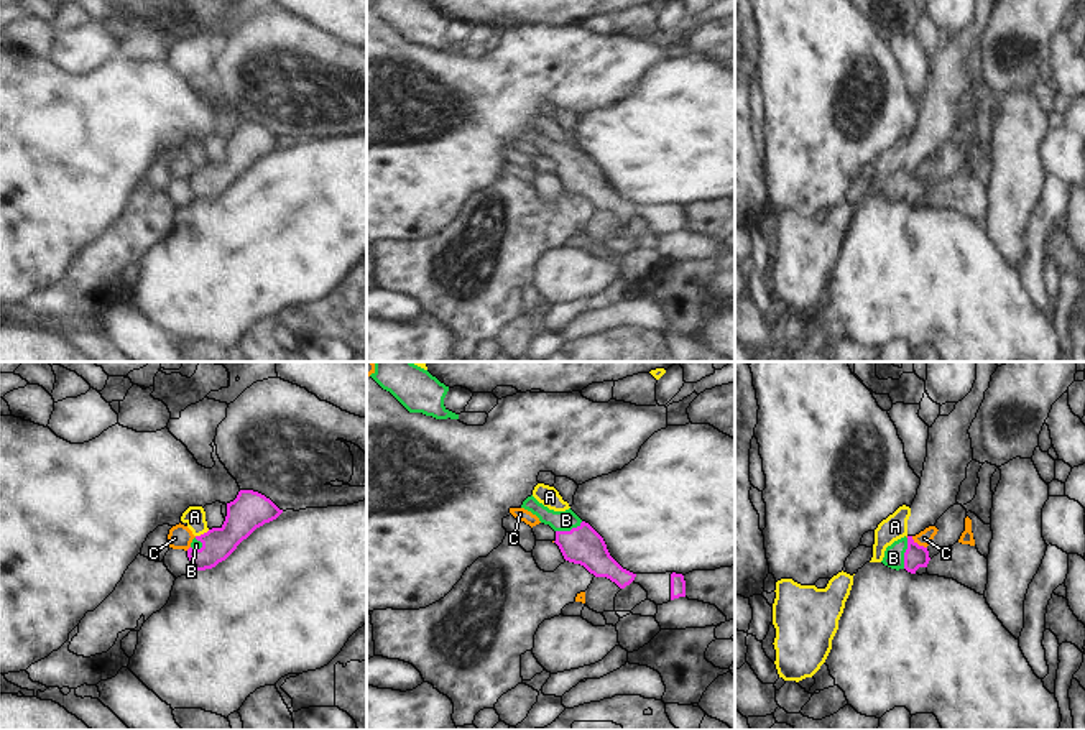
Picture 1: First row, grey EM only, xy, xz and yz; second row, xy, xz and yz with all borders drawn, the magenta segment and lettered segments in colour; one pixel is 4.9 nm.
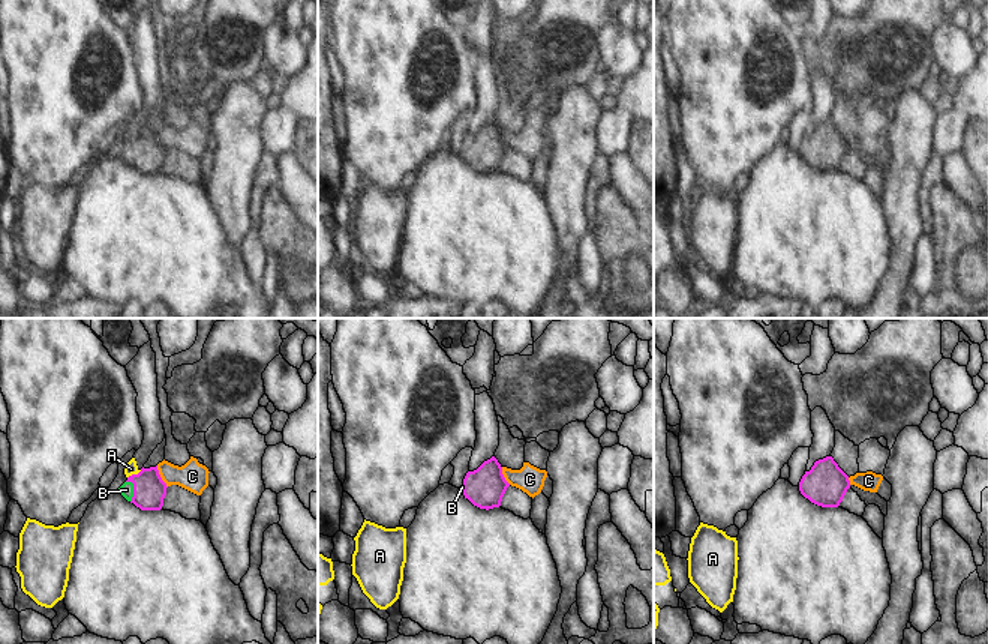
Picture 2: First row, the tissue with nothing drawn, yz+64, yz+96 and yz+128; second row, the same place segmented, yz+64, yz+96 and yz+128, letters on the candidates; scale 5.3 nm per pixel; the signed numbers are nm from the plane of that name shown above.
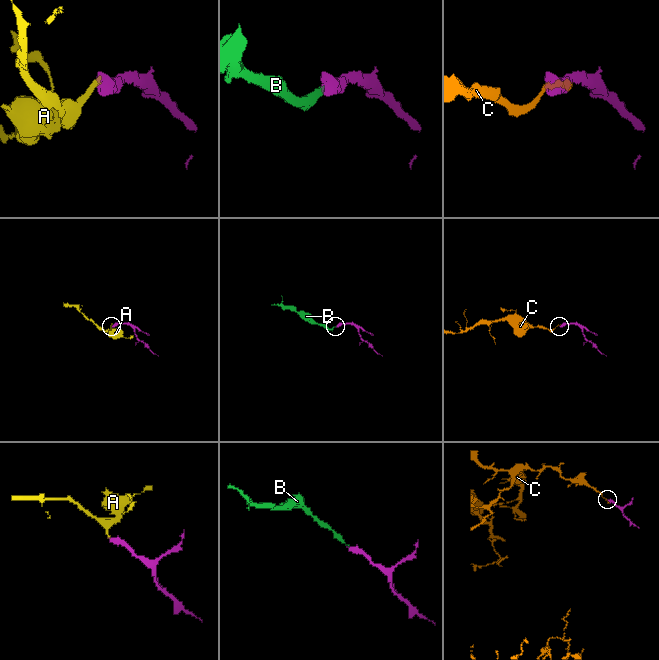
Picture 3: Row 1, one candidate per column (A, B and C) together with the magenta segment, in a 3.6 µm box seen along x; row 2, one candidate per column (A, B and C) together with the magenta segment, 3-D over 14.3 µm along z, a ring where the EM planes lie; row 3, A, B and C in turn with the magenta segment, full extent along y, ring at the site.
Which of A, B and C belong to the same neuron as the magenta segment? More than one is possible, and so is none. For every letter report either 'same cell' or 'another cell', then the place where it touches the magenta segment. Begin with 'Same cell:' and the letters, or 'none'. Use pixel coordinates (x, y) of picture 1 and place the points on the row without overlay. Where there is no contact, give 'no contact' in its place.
Same cell: B
A: another cell; contact xy (204, 165)
B: same cell; contact yz (904, 184)
C: another cell; contact yz (918, 176)

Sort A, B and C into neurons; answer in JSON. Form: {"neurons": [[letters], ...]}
{"neurons": [["A"], ["B"], ["C"]]}

